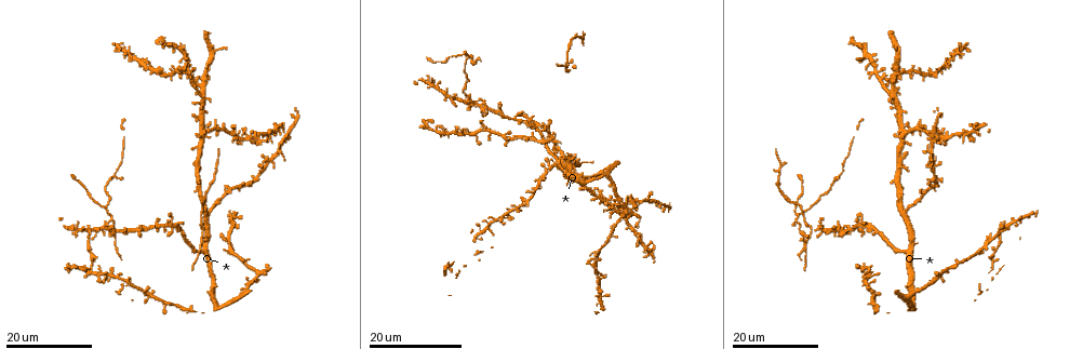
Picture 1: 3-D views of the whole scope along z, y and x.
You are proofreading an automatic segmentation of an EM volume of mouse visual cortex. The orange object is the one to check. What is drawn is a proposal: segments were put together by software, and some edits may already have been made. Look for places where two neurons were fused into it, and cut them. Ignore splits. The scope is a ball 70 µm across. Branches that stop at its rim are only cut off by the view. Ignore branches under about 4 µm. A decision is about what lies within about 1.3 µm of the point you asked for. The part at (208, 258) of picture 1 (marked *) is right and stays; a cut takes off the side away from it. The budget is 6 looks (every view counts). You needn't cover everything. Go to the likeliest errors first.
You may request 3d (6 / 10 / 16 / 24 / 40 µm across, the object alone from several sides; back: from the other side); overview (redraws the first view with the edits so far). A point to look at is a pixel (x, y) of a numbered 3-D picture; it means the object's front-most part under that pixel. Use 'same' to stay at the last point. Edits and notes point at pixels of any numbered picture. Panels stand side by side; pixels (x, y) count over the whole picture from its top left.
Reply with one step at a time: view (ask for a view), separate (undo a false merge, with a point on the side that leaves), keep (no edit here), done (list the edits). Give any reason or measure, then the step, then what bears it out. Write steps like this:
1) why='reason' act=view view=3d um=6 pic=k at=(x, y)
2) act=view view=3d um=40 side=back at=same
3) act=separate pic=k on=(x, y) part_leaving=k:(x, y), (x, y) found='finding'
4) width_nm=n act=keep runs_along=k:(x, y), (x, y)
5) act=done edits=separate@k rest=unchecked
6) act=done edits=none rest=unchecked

why='four arms meet' act=view view=3d um=24 pic=1 at=(166, 226)

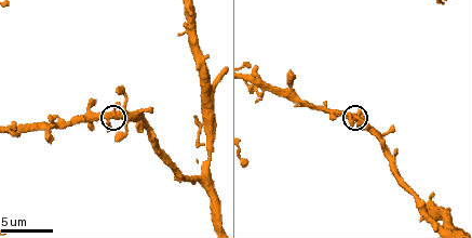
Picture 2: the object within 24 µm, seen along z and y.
act=view view=3d um=10 pic=2 at=(354, 116)

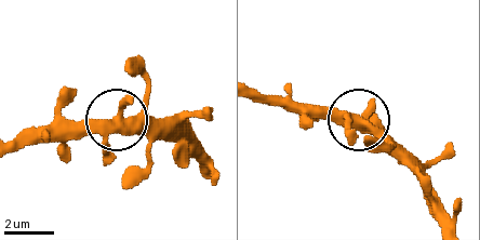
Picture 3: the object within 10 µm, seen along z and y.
width_nm=390 act=keep runs_along=3:(210, 177), (171, 142), (71, 119), (63, 92) found='one neuron here'

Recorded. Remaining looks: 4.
why='three arms meet' act=view view=3d um=24 pic=1 at=(589, 265)

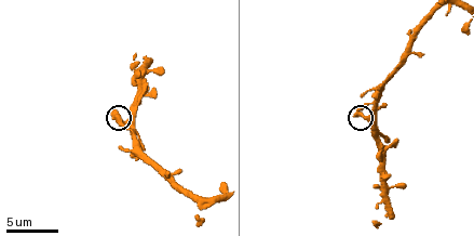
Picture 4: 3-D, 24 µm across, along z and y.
why='closer look' act=view view=3d um=6 pic=4 at=(365, 117)

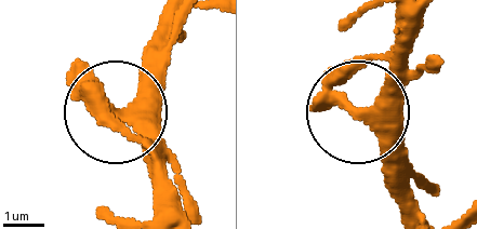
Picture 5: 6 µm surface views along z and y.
side_arm_um=14 act=keep runs_along=5:(186, 210), (158, 148), (123, 110), (169, 49) found='all the same neuron'

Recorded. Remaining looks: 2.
why='calibre changes' act=view view=3d um=16 pic=2 at=(198, 142)

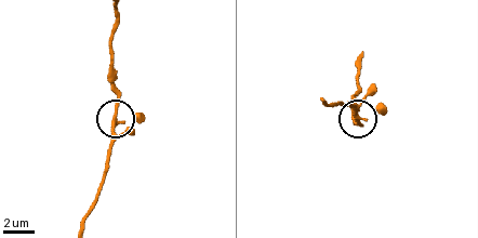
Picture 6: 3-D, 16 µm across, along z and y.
act=keep found='continuous, no second neuron'

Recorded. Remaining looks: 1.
act=done edits=none rest=unchecked

